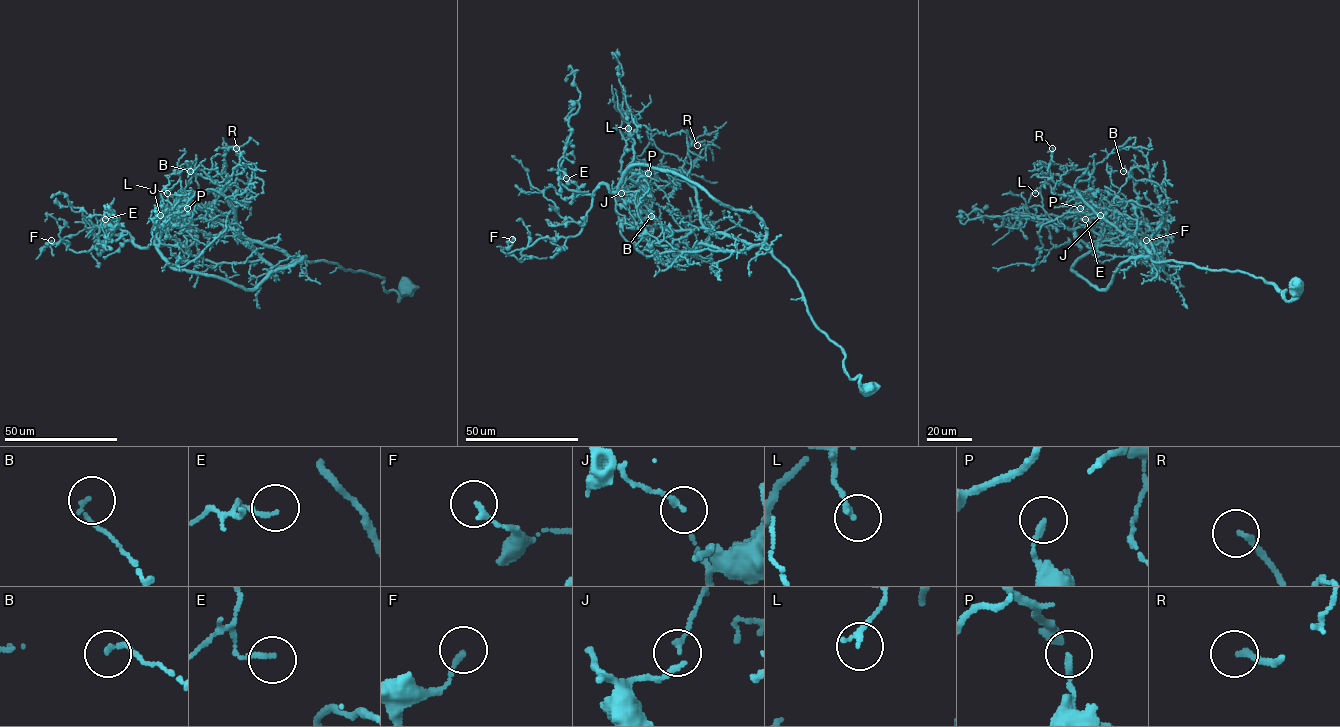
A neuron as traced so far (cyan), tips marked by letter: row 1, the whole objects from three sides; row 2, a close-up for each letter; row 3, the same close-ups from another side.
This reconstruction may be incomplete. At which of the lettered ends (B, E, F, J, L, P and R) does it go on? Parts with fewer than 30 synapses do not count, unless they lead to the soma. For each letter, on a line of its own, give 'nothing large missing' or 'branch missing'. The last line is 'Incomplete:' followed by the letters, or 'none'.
B: nothing large missing
E: nothing large missing
F: nothing large missing
J: nothing large missing
L: nothing large missing
P: nothing large missing
R: branch missing
Incomplete: R

